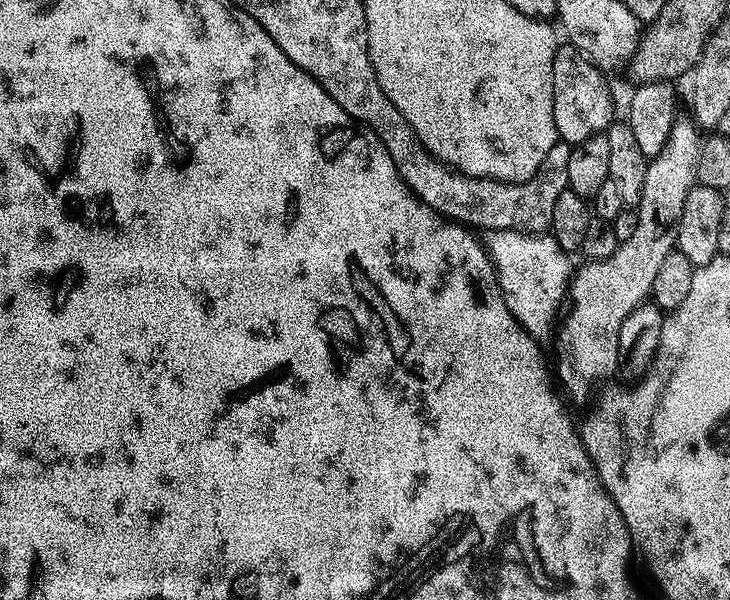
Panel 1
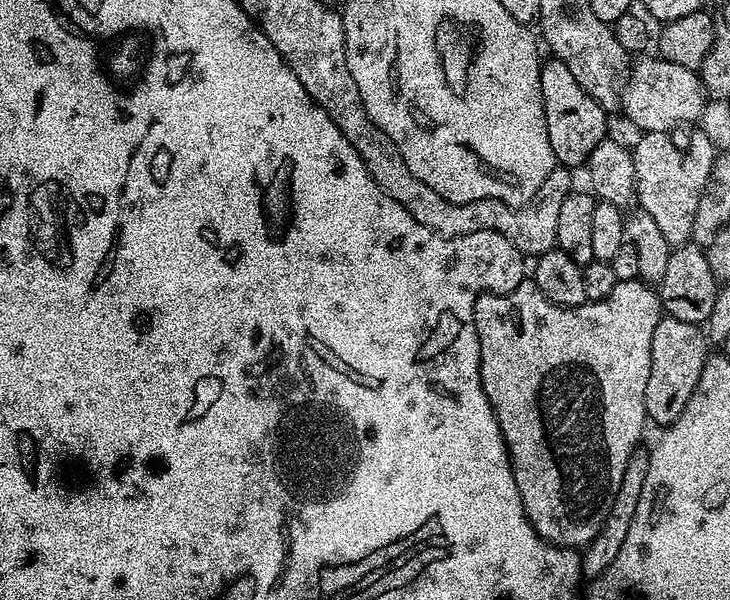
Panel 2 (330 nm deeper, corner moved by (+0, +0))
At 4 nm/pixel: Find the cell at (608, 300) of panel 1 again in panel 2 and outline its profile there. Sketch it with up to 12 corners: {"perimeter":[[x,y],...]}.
{"perimeter":[[660,293],[476,299],[482,390],[542,540],[602,530]]}

